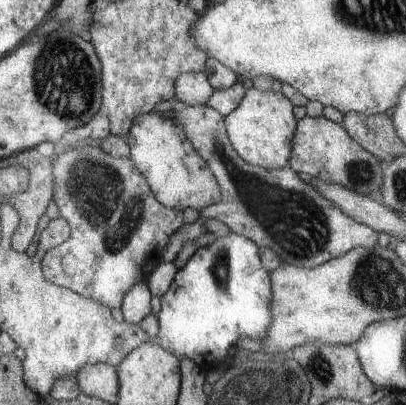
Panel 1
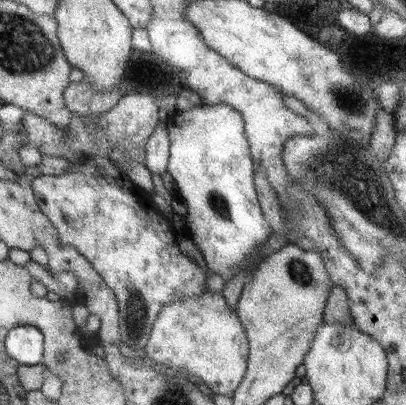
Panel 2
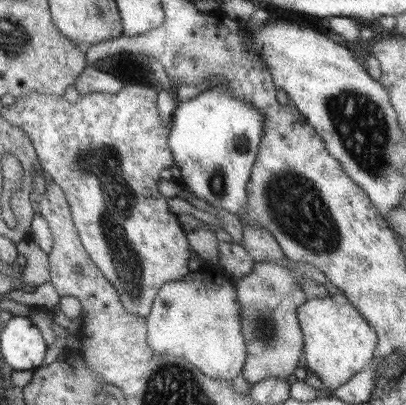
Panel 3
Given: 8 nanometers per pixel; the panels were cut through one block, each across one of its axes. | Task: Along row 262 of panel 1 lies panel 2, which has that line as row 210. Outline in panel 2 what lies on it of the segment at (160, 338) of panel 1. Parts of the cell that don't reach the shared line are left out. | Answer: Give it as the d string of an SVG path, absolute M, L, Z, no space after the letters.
M195 106L183 112L175 112L167 120L167 138L169 138L169 162L167 172L175 182L177 200L185 202L185 234L197 246L203 256L205 268L219 278L229 280L239 266L247 264L249 254L259 250L269 238L271 228L261 212L259 198L253 184L253 160L249 154L249 144L245 136L243 118L229 106Z

